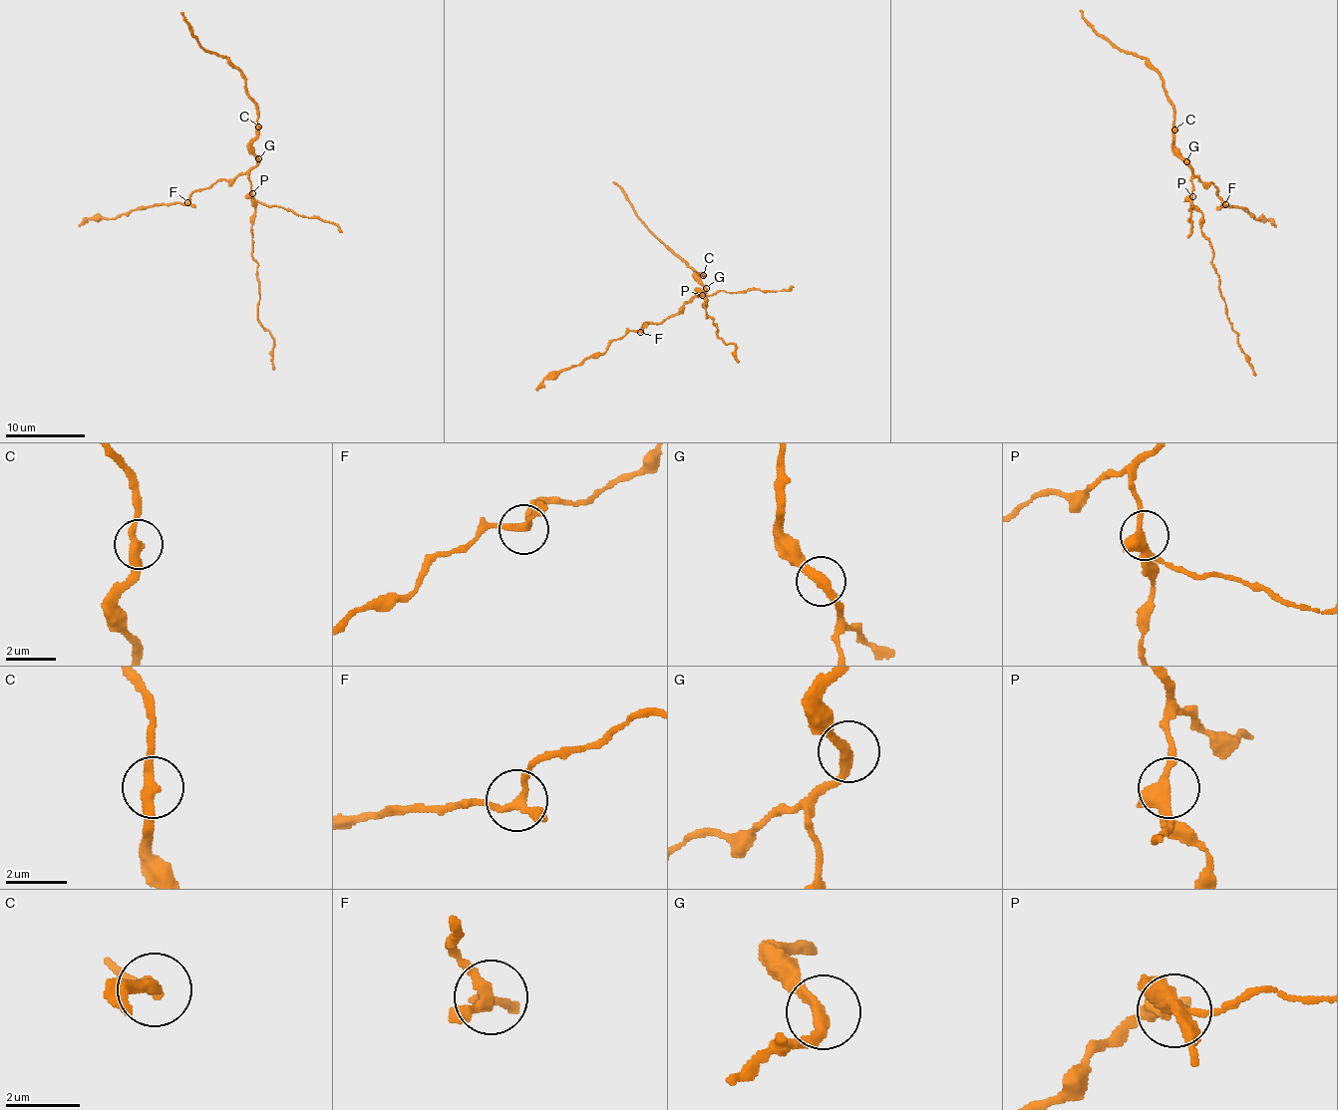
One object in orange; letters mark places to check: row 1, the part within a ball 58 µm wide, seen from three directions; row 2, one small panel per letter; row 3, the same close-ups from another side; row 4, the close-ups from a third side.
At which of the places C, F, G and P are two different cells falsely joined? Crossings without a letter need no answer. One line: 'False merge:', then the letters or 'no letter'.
False merge: no letter

